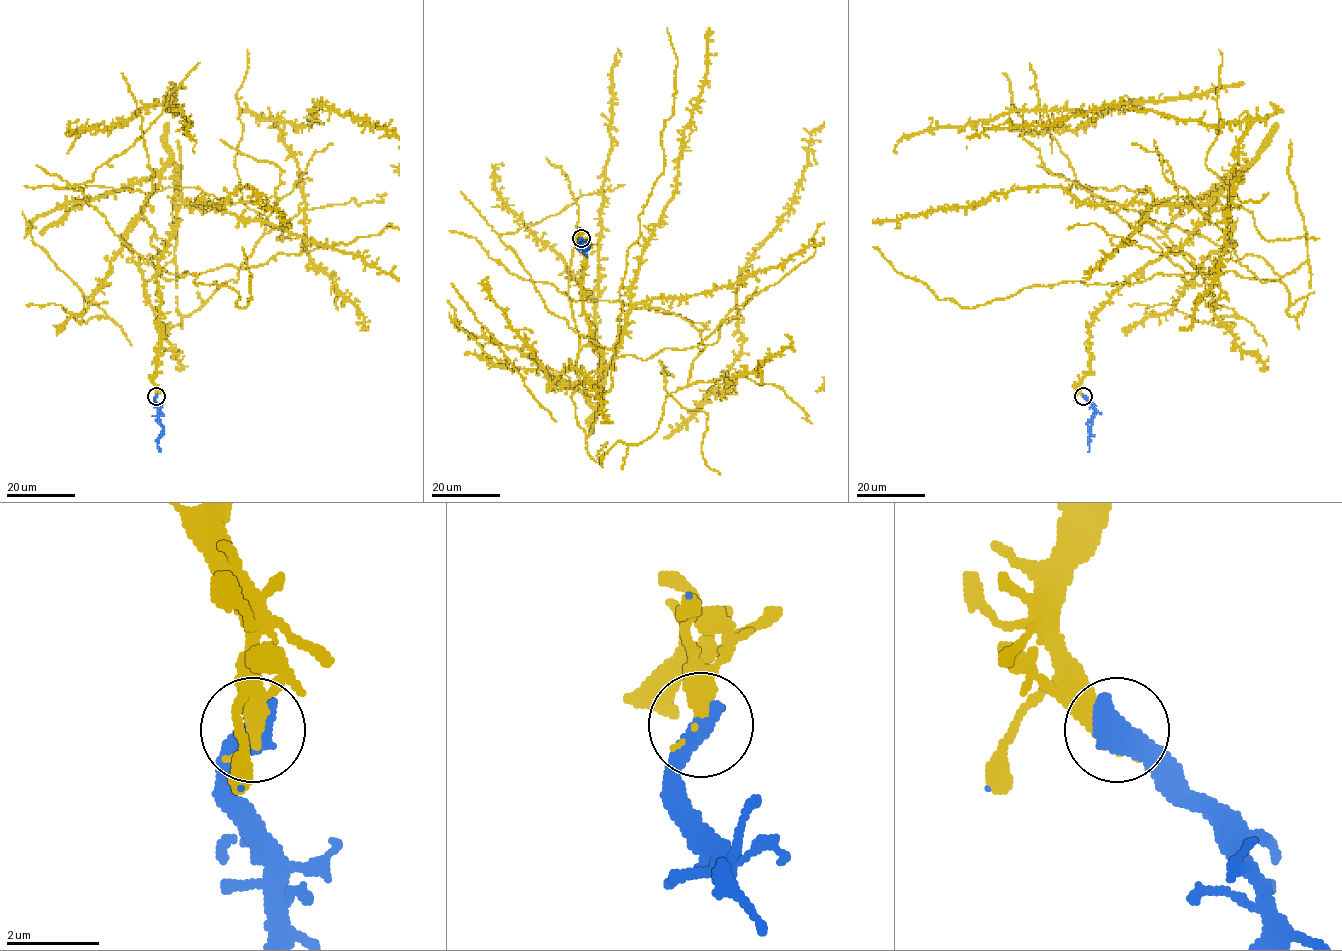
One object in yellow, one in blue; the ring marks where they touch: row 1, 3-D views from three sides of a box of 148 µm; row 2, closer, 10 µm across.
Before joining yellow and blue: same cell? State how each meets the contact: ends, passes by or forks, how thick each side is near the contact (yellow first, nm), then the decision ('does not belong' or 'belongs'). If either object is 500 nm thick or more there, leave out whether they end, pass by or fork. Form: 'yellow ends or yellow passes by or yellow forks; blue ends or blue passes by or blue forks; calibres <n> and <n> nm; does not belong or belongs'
calibres 340 and 650 nm; belongs

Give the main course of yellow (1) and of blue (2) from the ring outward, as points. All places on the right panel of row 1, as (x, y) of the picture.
1: (1083, 396), (1094, 315), (1194, 235), (1281, 277), (1188, 275), (1097, 205), (1038, 108), (1136, 102), (1009, 120)
2: (1084, 396), (1094, 407), (1088, 451)

